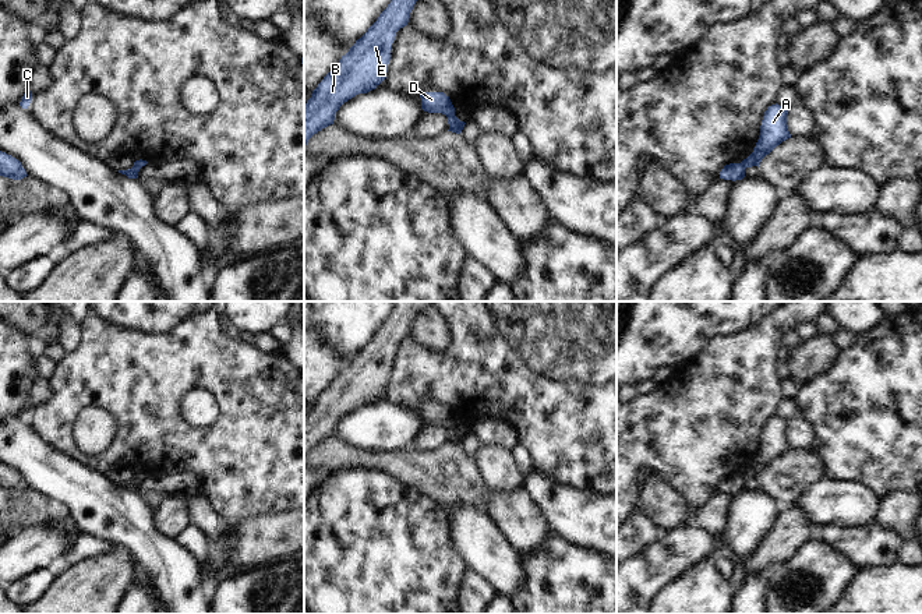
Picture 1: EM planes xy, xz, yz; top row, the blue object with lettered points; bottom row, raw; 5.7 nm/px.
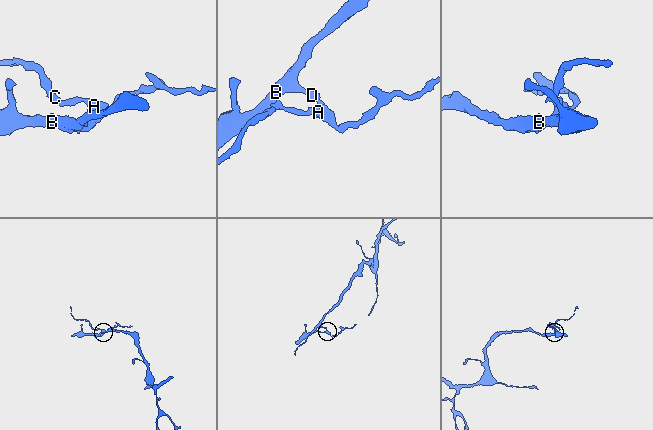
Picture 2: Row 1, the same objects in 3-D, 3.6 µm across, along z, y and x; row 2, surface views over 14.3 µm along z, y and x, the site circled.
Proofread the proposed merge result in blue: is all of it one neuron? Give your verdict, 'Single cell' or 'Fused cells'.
Fused cells.

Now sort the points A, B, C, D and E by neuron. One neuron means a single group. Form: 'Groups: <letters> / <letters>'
Groups: A C / B D E.

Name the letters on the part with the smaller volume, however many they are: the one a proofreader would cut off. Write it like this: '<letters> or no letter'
A, C

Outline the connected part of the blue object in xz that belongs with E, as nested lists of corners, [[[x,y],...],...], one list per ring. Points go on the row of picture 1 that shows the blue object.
[[[391,0],[367,32],[356,40],[339,63],[324,77],[304,105],[304,147],[308,140],[322,128],[333,124],[339,107],[358,93],[375,89],[388,73],[392,43],[396,32],[406,27],[417,0]]]

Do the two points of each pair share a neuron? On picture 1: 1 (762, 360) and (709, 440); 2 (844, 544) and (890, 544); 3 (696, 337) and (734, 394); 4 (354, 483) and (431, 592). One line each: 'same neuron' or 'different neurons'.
1: same neuron
2: same neuron
3: different neurons
4: same neuron

